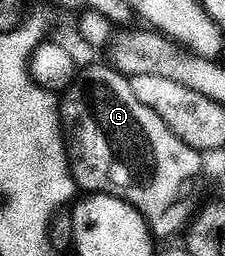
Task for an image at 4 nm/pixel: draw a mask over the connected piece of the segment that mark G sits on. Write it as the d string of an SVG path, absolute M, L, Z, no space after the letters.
M94 63L82 68L59 97L61 132L65 139L65 152L69 155L69 170L78 190L89 193L109 193L123 199L143 215L154 238L180 234L194 212L193 188L201 173L202 154L192 149L151 107L139 103L131 92L129 77L105 63Z

